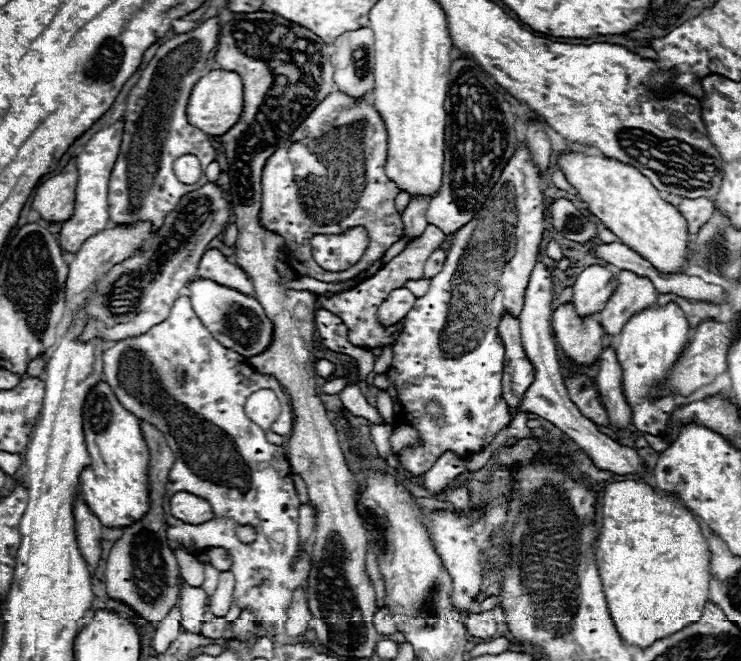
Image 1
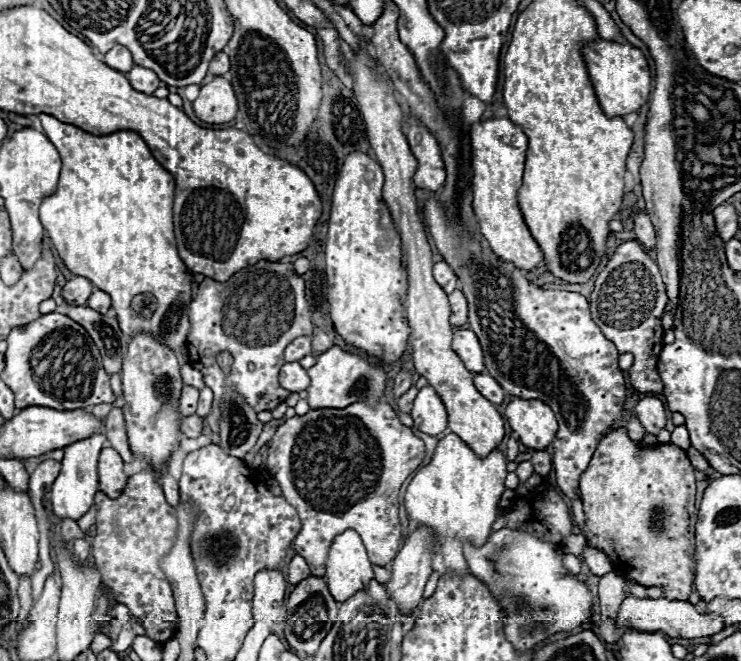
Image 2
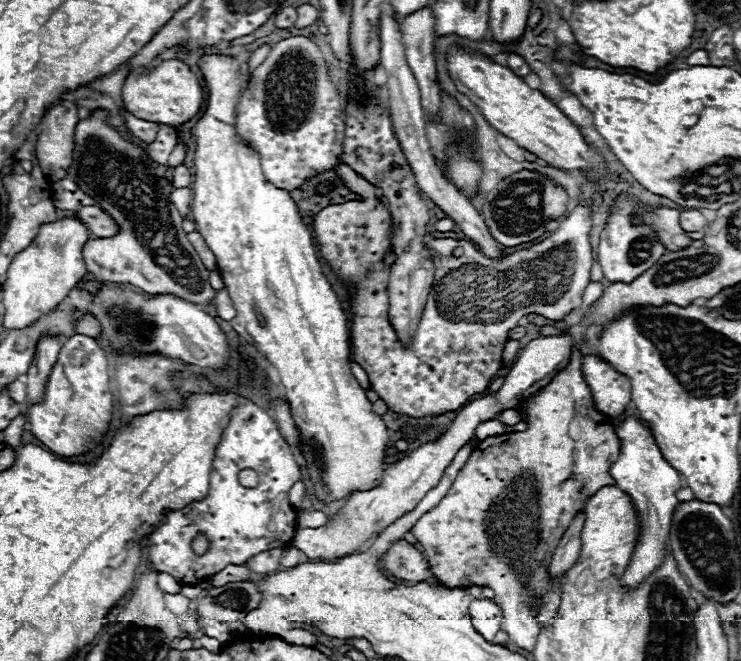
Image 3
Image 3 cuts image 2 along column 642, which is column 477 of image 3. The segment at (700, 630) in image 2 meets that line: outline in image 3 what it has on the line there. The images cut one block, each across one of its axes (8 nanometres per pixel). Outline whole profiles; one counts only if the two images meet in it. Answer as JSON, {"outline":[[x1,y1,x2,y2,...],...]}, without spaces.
{"outline":[[474,598,468,606,468,616,474,624,474,628,488,640,492,642,496,632,500,630,502,624,502,612,500,608,488,600,488,598]]}

